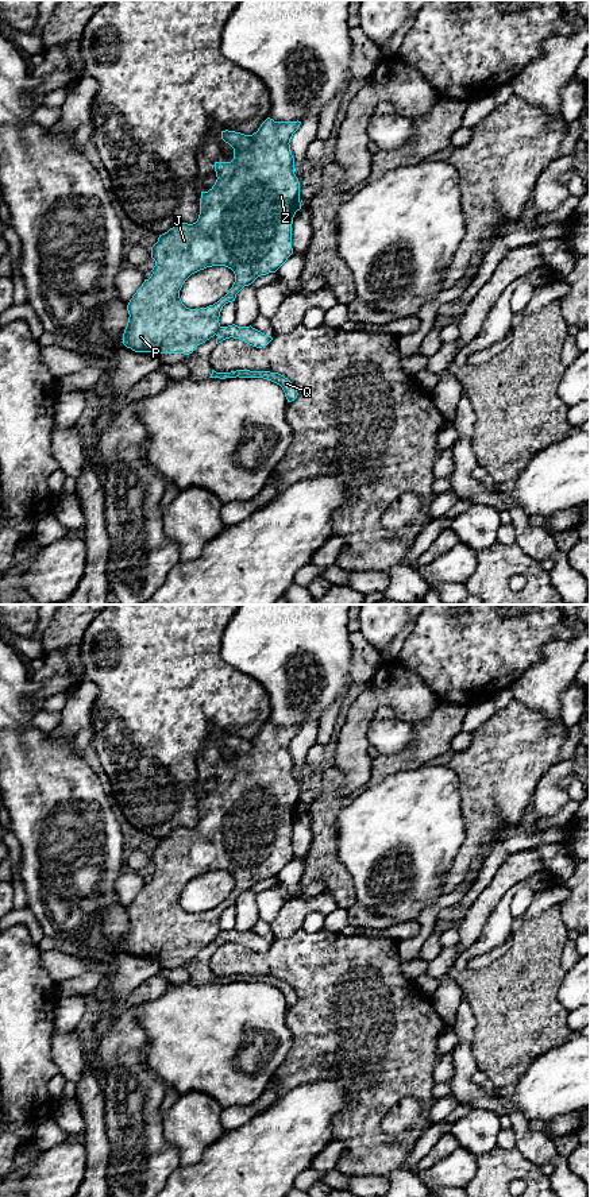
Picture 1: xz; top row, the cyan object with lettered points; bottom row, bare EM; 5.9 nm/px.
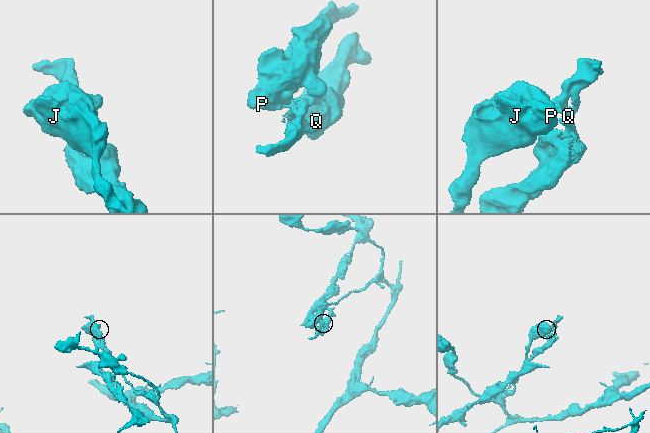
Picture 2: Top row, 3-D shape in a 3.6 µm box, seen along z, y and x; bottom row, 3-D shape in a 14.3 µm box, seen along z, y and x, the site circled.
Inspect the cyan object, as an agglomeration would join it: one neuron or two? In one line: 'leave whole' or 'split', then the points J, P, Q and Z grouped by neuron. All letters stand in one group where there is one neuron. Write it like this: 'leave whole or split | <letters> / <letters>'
split | J P Z / Q

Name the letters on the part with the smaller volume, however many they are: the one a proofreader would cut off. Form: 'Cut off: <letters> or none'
Cut off: Q

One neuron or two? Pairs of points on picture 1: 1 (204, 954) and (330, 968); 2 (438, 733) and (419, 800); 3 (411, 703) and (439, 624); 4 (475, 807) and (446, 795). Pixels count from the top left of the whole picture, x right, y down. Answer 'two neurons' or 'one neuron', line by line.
1: two neurons
2: two neurons
3: two neurons
4: two neurons

